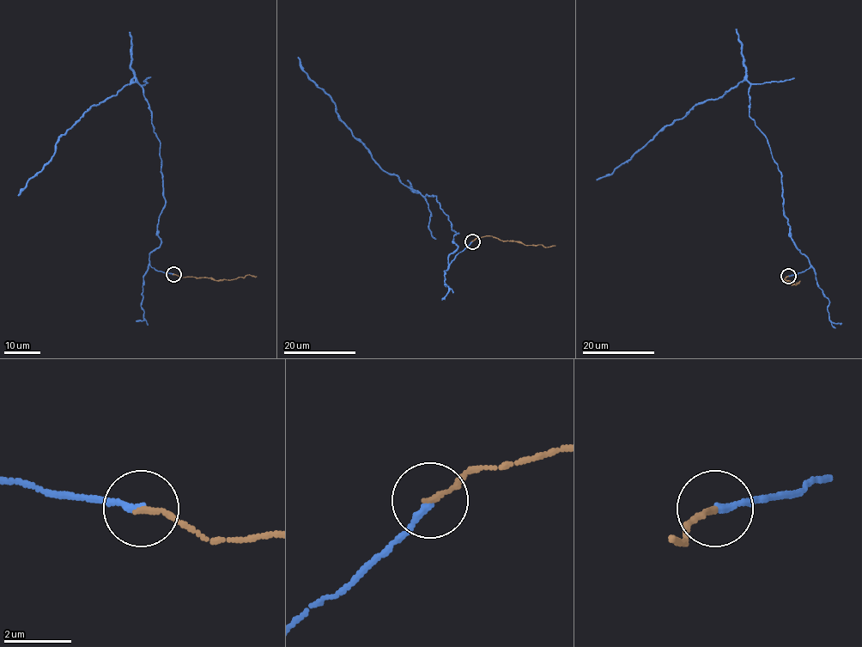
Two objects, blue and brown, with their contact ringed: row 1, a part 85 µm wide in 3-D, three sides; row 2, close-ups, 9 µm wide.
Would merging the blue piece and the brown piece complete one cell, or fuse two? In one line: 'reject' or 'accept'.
accept

